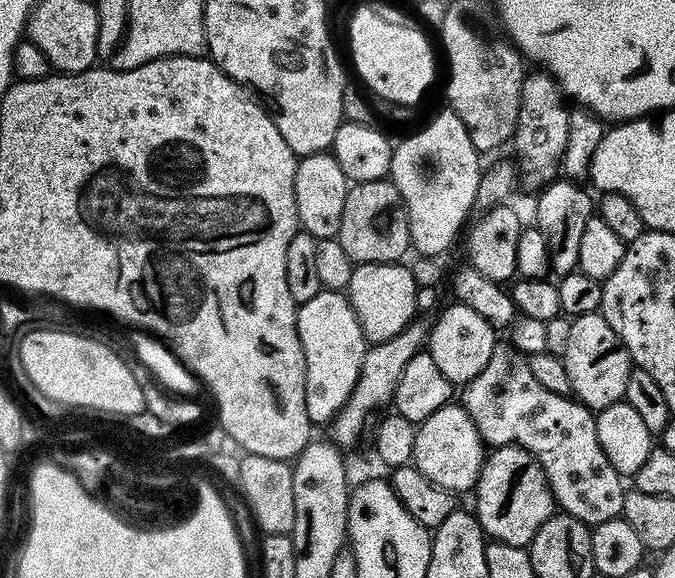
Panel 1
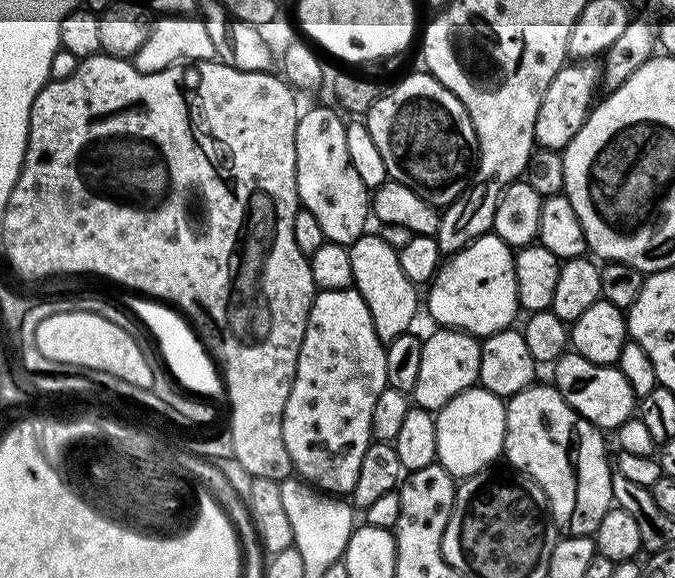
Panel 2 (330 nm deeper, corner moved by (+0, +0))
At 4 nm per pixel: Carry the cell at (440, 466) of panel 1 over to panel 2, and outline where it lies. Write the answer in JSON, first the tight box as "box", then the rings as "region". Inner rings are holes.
{"box":[435,386,506,478],"region":[[[473,386],[435,413],[436,459],[454,478],[483,473],[487,464],[501,459],[506,430],[505,407],[501,397],[490,394],[482,387]]]}

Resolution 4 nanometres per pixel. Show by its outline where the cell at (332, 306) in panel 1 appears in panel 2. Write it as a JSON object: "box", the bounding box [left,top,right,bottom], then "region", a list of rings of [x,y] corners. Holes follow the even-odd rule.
{"box":[282,287,388,494],"region":[[[355,287],[317,291],[308,315],[306,334],[302,338],[290,398],[286,398],[286,410],[282,414],[282,438],[292,459],[295,475],[322,492],[350,494],[354,490],[354,482],[358,482],[362,457],[374,440],[374,402],[378,402],[378,394],[388,387],[384,349],[385,345],[381,344],[374,330],[370,310],[366,310],[366,302]]]}

